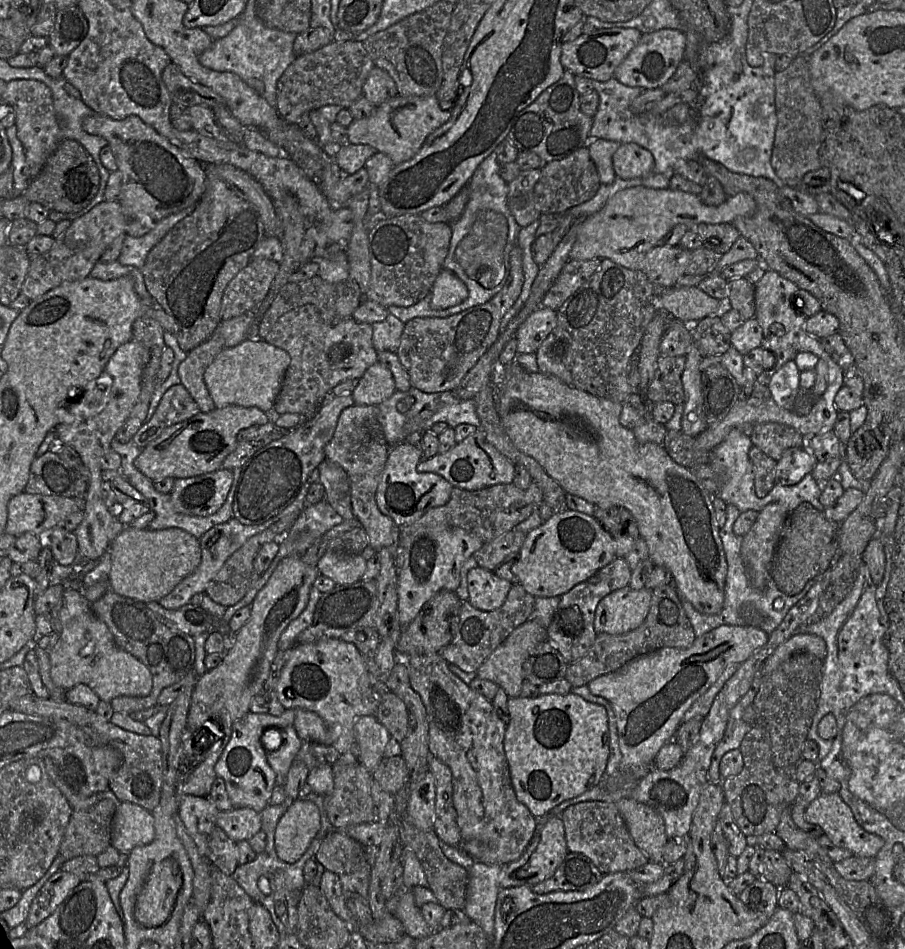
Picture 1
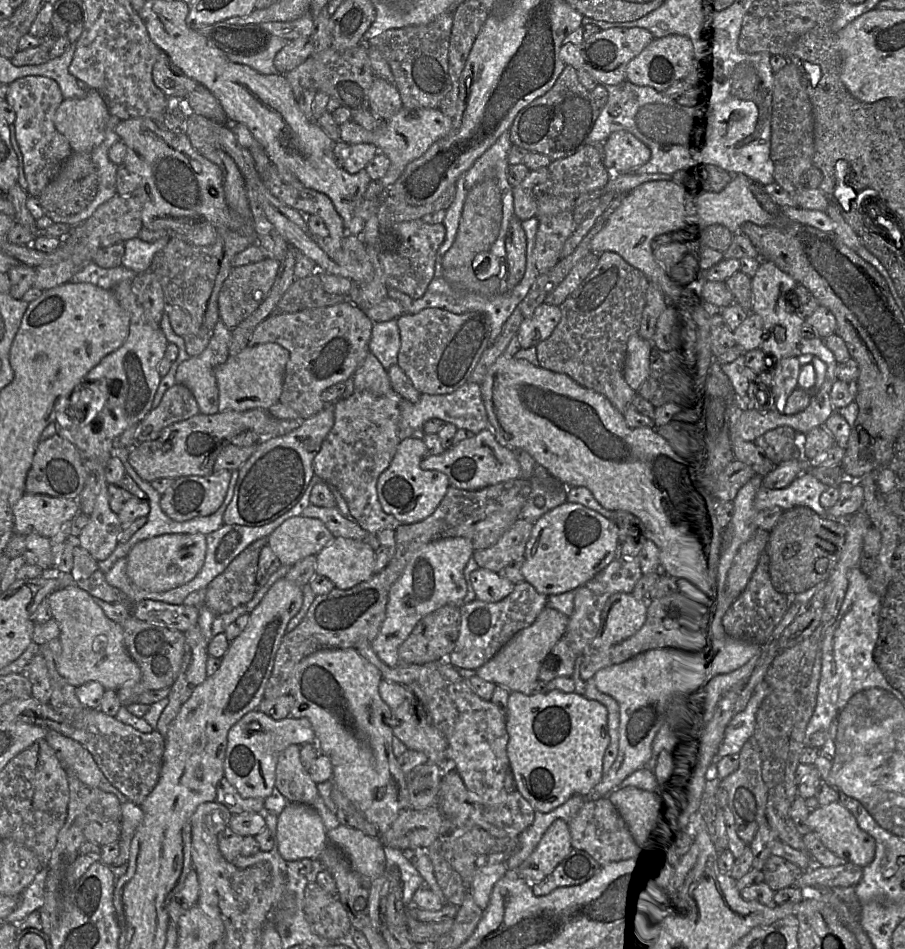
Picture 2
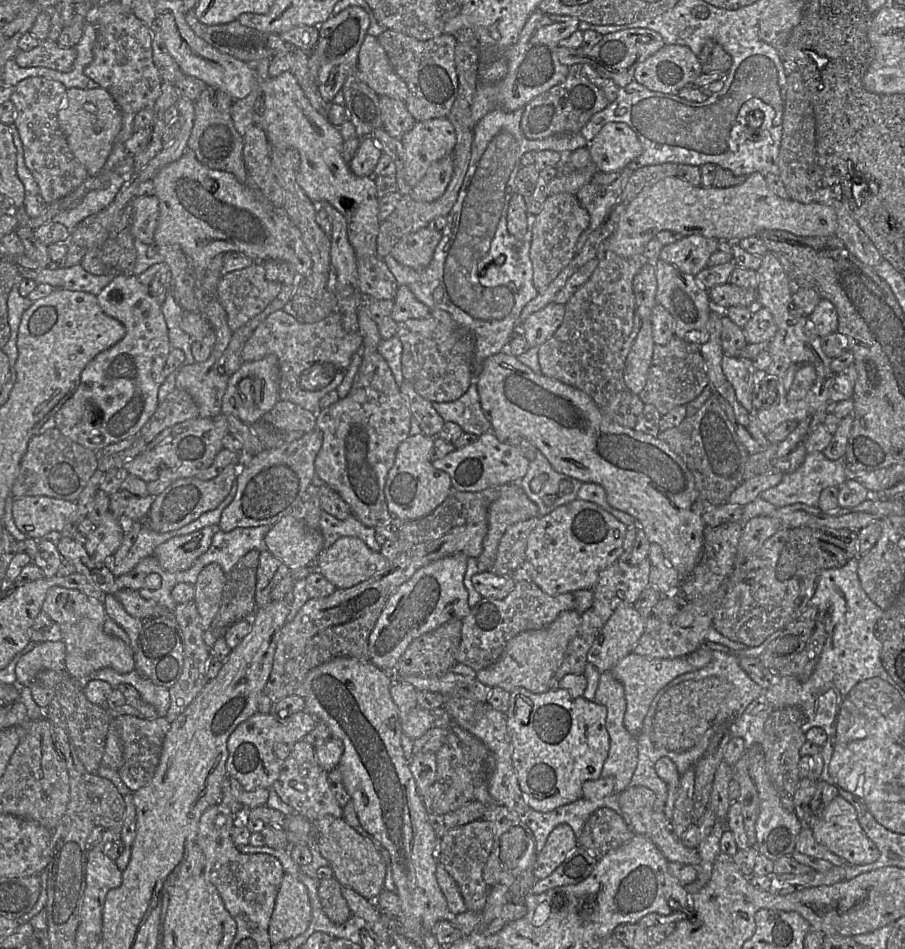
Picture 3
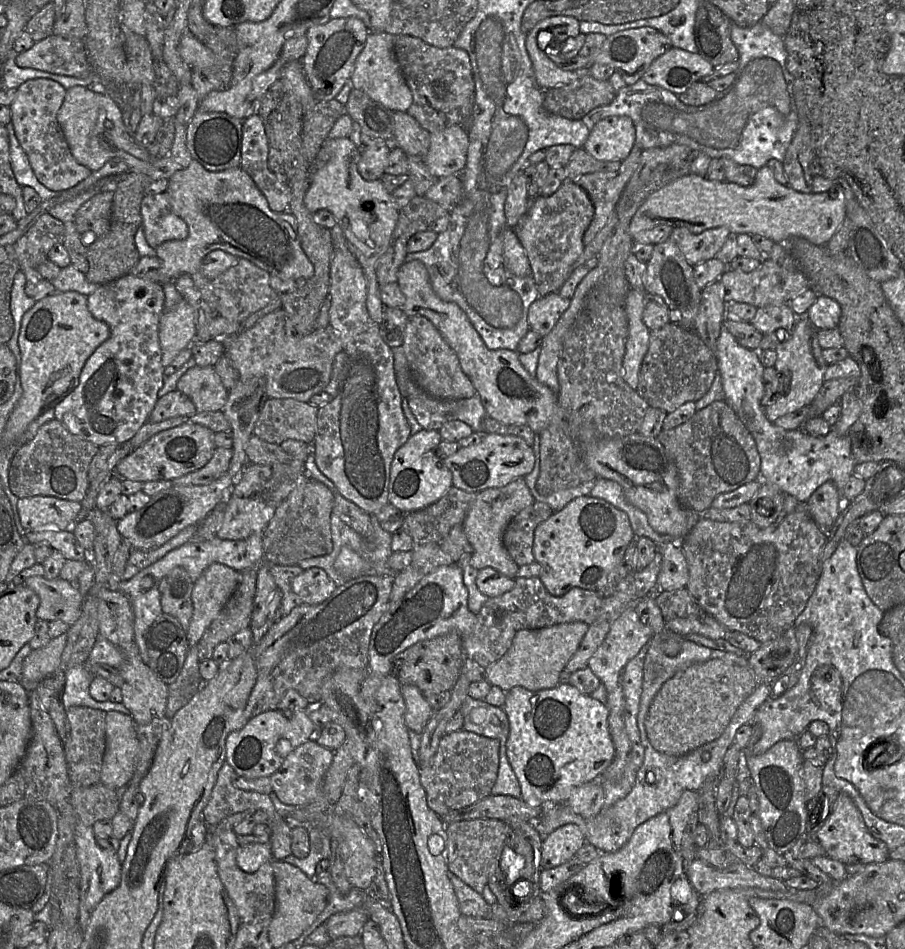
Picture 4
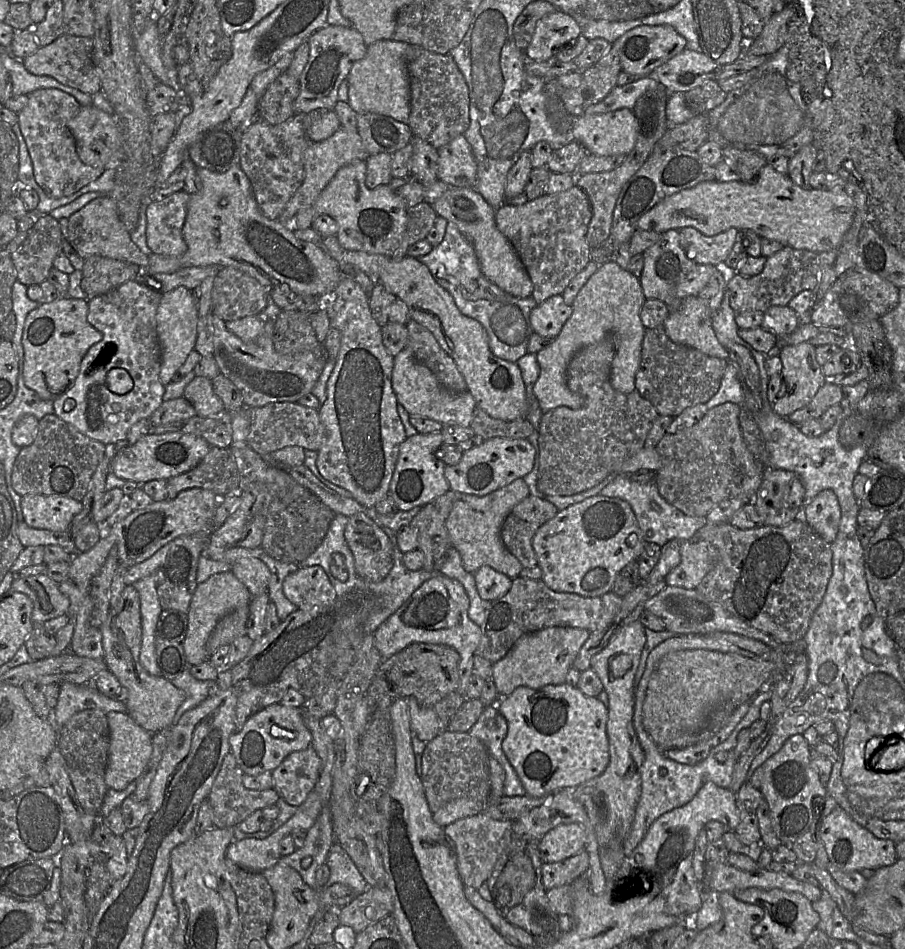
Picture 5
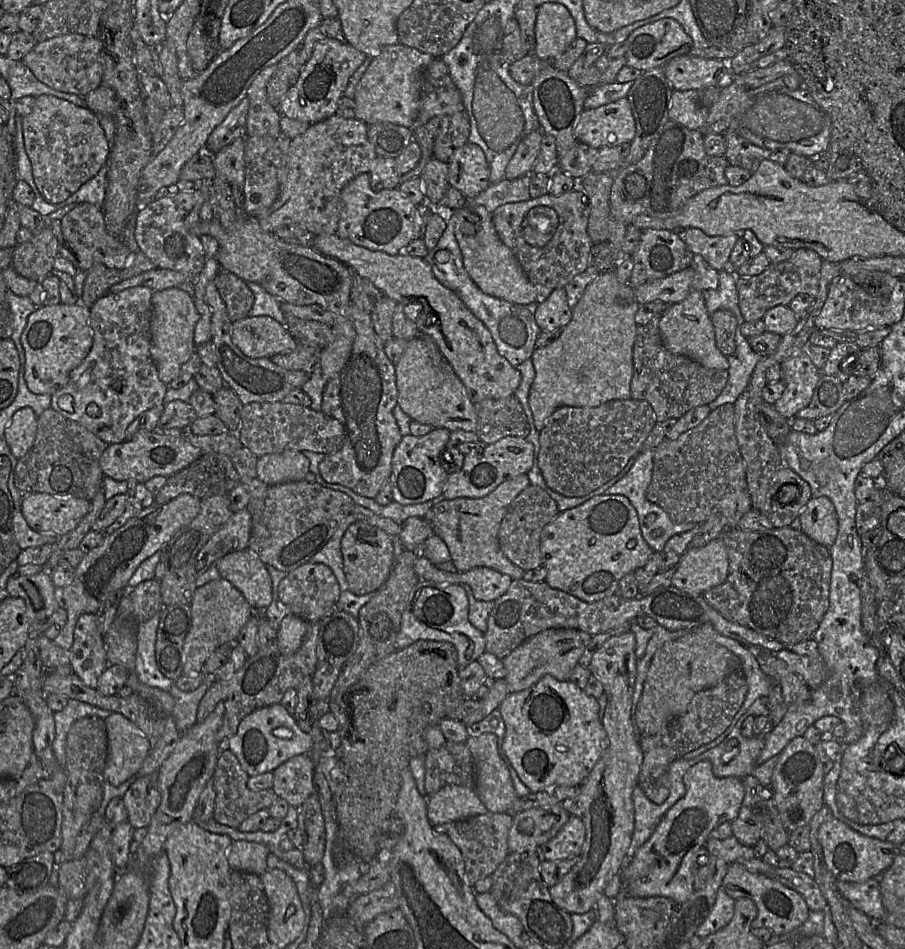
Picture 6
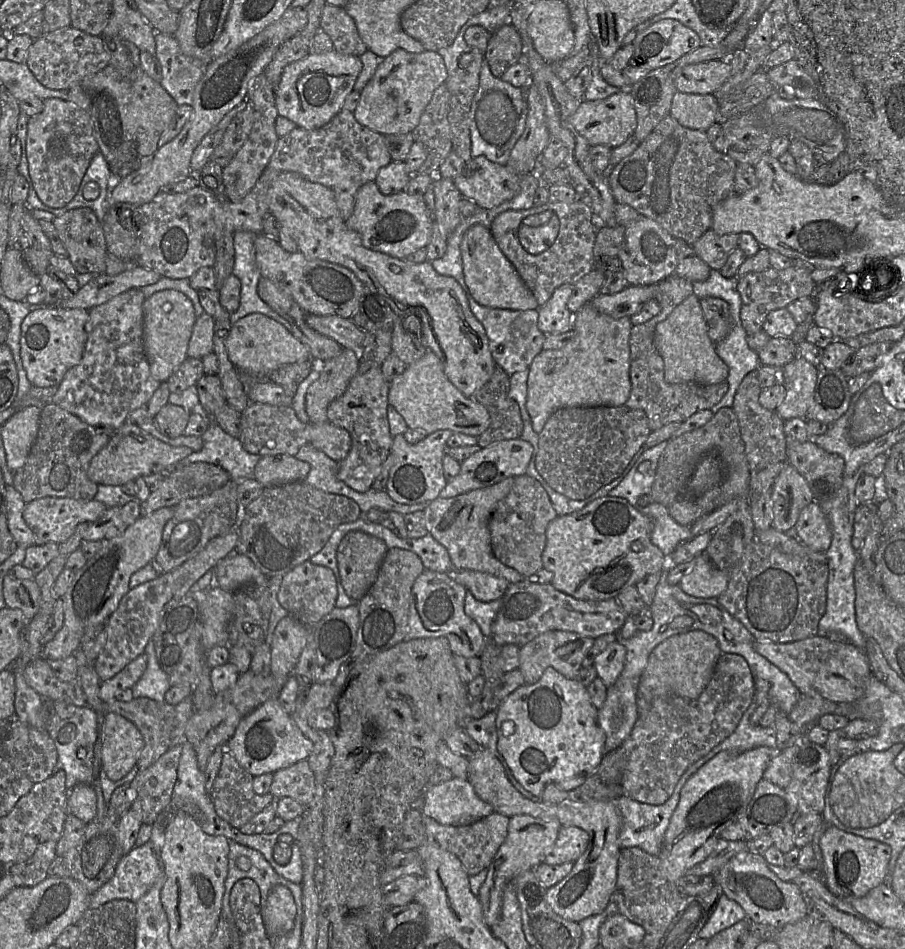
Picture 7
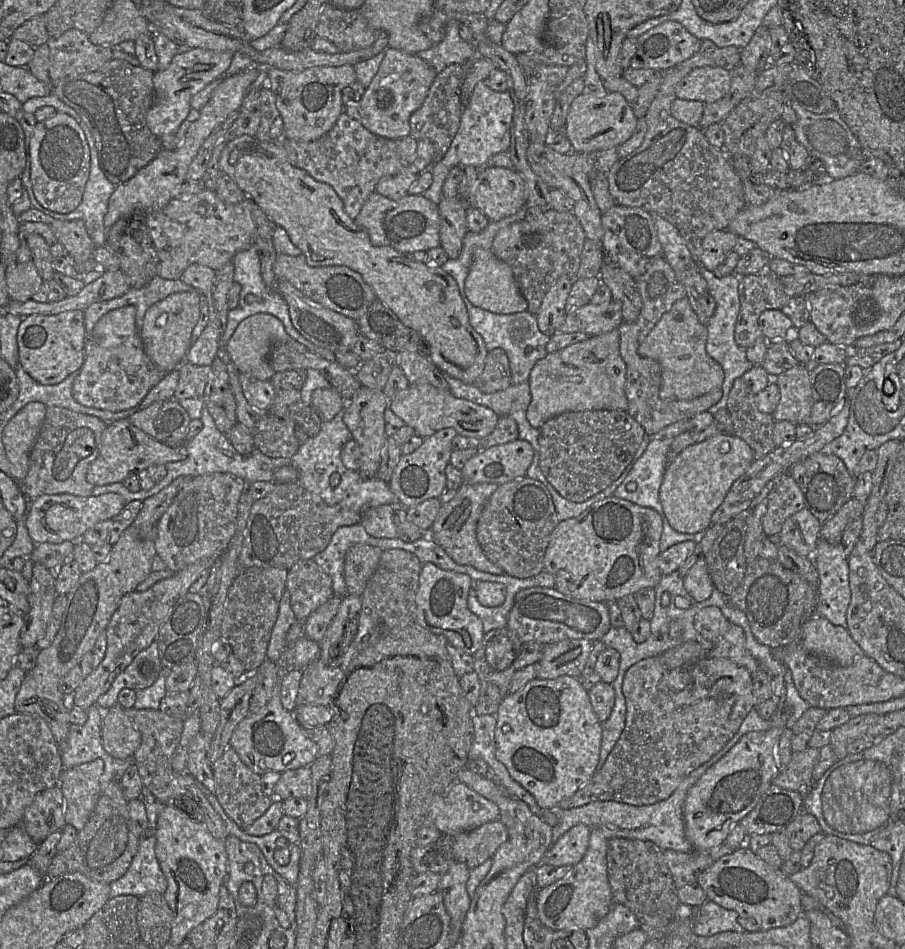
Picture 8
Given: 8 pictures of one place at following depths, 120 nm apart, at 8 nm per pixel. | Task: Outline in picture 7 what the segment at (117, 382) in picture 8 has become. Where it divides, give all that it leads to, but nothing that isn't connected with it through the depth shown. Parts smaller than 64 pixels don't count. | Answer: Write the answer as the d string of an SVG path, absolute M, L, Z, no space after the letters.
M139 288L123 292L89 310L85 325L87 340L81 362L65 374L52 403L58 405L110 438L123 426L129 415L150 400L160 386L150 372L143 347L143 304L145 296Z

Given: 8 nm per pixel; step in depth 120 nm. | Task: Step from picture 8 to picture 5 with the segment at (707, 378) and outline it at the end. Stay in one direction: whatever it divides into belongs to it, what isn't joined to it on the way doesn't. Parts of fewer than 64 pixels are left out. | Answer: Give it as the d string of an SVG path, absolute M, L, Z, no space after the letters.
M688 296L679 301L677 309L671 310L665 319L663 328L672 342L697 349L708 356L730 362L727 349L719 343L714 333L712 327L712 314L699 297Z

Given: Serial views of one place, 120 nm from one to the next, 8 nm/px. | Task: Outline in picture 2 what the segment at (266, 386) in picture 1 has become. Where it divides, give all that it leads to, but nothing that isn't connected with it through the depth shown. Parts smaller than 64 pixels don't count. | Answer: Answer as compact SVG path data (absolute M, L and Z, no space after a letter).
M276 343L246 346L238 354L228 357L214 370L218 390L218 412L268 410L279 402L289 352Z

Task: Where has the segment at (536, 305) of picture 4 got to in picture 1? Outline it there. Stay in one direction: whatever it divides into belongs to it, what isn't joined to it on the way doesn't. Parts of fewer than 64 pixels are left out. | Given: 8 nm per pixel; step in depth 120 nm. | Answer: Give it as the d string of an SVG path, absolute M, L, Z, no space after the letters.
M539 306L515 333L517 353L535 353L549 333L556 327L556 324L557 312L548 307Z

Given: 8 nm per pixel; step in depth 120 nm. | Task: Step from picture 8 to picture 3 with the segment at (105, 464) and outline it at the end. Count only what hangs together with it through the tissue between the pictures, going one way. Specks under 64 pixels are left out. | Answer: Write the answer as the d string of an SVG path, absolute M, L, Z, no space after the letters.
M201 417L190 419L163 430L141 453L127 460L123 468L146 483L196 477L213 463L216 455L223 449L222 440L227 434L230 433L225 420Z

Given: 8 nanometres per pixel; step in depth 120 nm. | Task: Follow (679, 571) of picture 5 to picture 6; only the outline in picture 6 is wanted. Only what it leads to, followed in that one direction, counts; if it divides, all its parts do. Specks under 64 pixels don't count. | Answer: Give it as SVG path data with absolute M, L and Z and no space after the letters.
M720 538L700 548L688 548L676 565L672 585L689 593L703 595L705 591L722 584L729 572L729 560L725 545Z

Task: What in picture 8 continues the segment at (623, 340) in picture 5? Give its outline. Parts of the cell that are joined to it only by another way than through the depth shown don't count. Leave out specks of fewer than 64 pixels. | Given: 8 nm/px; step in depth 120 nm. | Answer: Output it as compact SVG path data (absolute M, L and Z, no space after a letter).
M618 328L548 353L536 362L530 372L531 402L526 412L530 425L540 429L546 421L565 412L627 411L626 369L620 355Z

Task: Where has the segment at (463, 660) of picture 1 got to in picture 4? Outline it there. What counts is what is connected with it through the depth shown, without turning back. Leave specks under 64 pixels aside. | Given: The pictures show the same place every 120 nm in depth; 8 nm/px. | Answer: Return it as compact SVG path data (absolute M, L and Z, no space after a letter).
M517 577L510 591L488 598L476 614L477 623L474 630L462 637L465 657L486 668L508 651L515 634L520 630L539 629L575 621L590 625L599 613L602 598L595 591L578 587L573 587L562 596L553 596L539 577Z

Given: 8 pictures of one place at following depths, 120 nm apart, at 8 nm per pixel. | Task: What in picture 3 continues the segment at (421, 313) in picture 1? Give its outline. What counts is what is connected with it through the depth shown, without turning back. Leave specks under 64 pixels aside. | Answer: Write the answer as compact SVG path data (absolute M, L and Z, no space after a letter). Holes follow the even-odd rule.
M524 108L512 112L494 109L475 124L467 171L457 200L447 215L447 223L441 230L442 237L435 248L430 264L422 270L415 270L400 264L391 255L383 259L398 286L407 286L414 296L431 311L439 309L449 313L458 324L474 334L476 340L473 357L474 380L482 363L488 357L507 349L513 335L520 331L521 311L538 294L533 284L533 268L530 259L532 229L536 215L527 214L527 232L523 239L516 239L507 229L508 204L516 192L515 181L522 167L521 158L530 151L553 150L559 153L571 153L578 148L588 147L589 144L581 132L555 135L539 140L526 138L520 127L523 111ZM438 286L443 288L444 293L440 302L436 302L433 298L433 291Z

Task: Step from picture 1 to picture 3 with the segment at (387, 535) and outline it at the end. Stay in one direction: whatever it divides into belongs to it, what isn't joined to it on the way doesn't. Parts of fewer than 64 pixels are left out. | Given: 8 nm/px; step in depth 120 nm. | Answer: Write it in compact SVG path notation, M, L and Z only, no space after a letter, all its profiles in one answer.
M378 351L362 356L347 396L316 414L315 428L322 432L323 440L314 460L315 475L335 490L368 527L375 528L392 517L384 487L398 446L410 436L411 418L392 371Z

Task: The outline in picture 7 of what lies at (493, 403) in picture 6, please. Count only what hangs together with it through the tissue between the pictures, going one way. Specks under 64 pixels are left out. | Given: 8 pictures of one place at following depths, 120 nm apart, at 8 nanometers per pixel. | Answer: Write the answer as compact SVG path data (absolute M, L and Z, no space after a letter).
M496 367L488 382L473 396L488 411L491 423L478 437L478 445L486 448L494 442L517 439L523 431L523 421L517 402L508 397L510 376Z

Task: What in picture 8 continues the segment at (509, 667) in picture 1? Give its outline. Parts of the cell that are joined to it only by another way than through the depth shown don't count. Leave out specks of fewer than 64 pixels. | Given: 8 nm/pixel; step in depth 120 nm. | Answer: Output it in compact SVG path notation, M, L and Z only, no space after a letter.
M566 639L544 645L537 678L553 679L562 675L580 678L593 642L587 639Z

